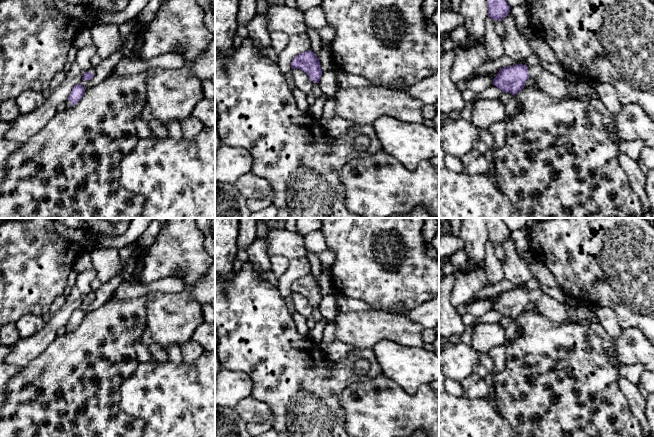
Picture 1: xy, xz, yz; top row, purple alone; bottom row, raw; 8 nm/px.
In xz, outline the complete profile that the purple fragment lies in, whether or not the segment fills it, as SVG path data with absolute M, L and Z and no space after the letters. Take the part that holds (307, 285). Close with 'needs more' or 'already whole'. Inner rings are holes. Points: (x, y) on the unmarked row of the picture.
M312 274L305 275L297 279L291 286L291 292L304 295L314 307L312 315L316 322L322 319L322 315L320 314L318 307L323 295L318 281L312 276Z; needs more

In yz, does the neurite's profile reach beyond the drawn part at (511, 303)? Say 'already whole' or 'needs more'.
needs more

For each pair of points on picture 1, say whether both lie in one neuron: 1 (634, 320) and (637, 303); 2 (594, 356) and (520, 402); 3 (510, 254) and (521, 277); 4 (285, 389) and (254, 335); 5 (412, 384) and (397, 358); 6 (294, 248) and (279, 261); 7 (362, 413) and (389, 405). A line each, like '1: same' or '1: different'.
1: same
2: same
3: same
4: same
5: same
6: different
7: same

